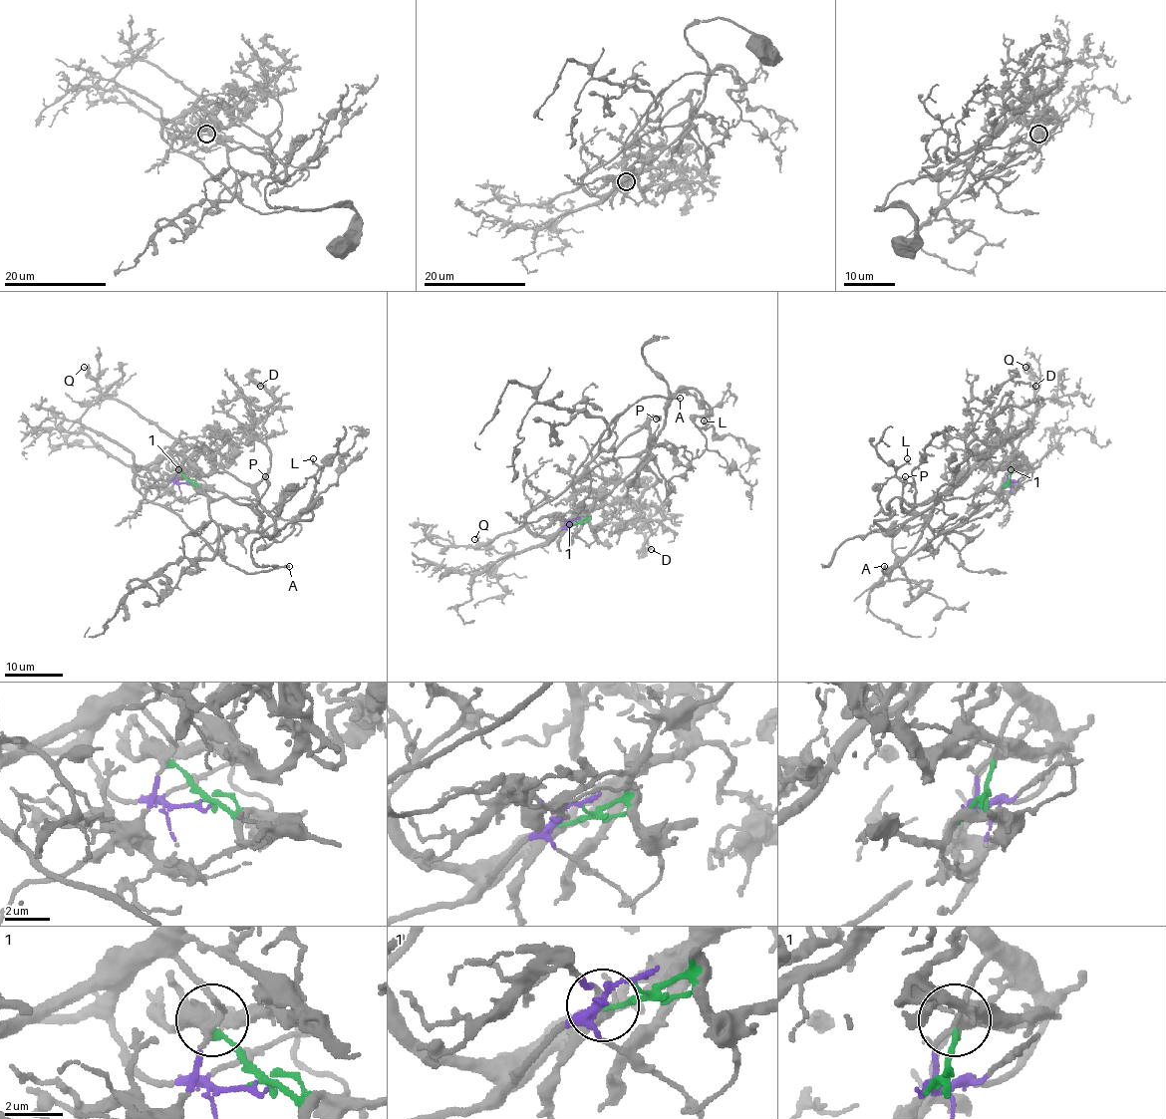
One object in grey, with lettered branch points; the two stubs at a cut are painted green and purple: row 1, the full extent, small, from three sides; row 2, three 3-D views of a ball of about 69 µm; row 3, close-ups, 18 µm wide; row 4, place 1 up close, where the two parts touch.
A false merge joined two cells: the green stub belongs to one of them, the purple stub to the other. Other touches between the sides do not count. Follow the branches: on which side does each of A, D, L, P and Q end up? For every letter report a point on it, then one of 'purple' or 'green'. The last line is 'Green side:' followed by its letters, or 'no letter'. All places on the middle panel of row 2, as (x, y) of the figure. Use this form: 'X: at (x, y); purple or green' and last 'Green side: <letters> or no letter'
A: at (680, 398); purple
D: at (651, 549); green
L: at (704, 420); green
P: at (656, 419); purple
Q: at (474, 539); purple
Green side: D, L

